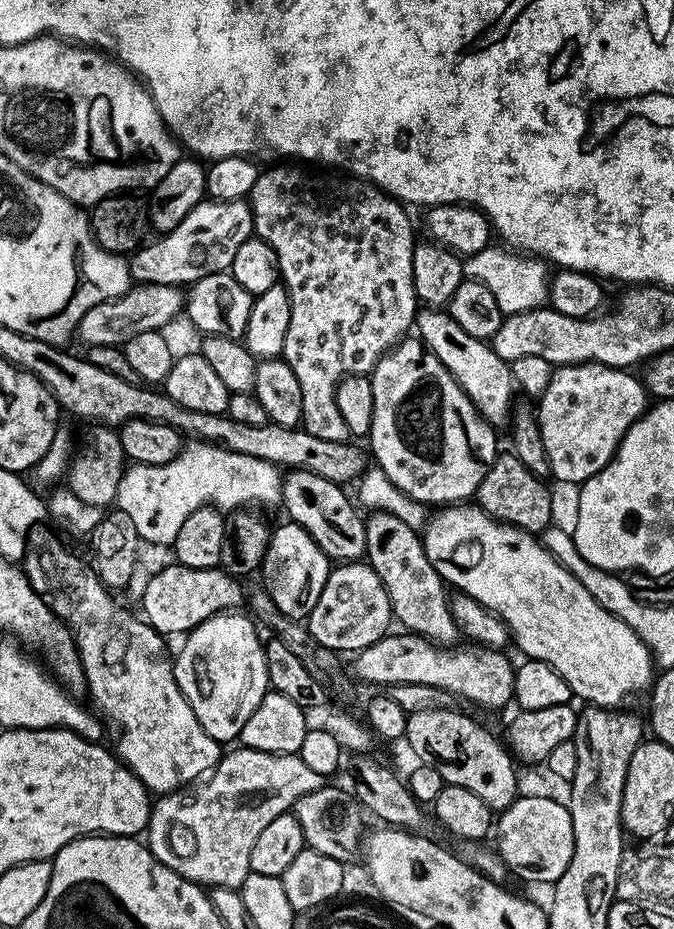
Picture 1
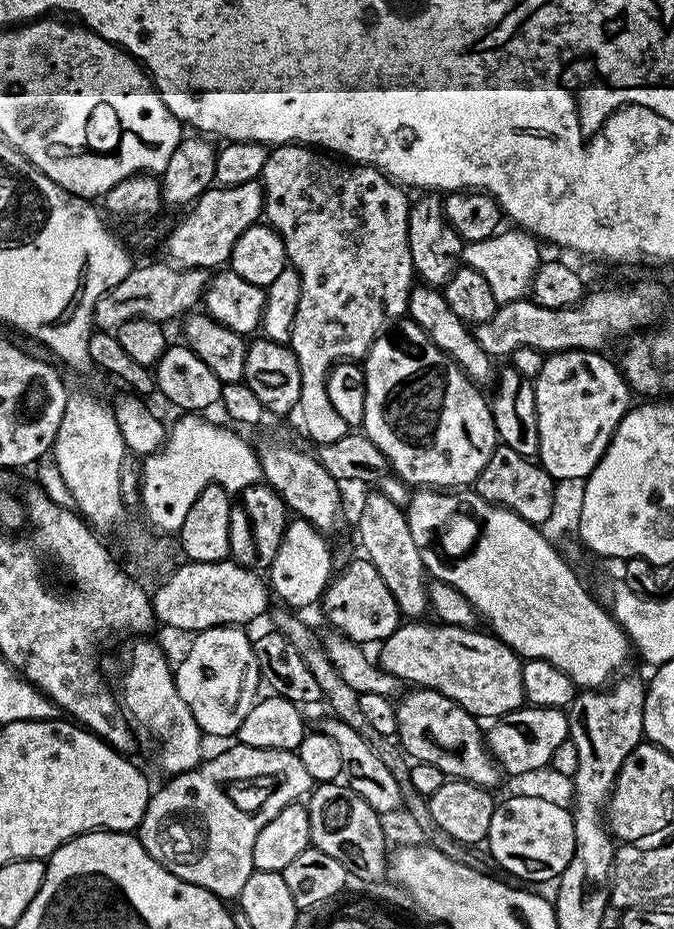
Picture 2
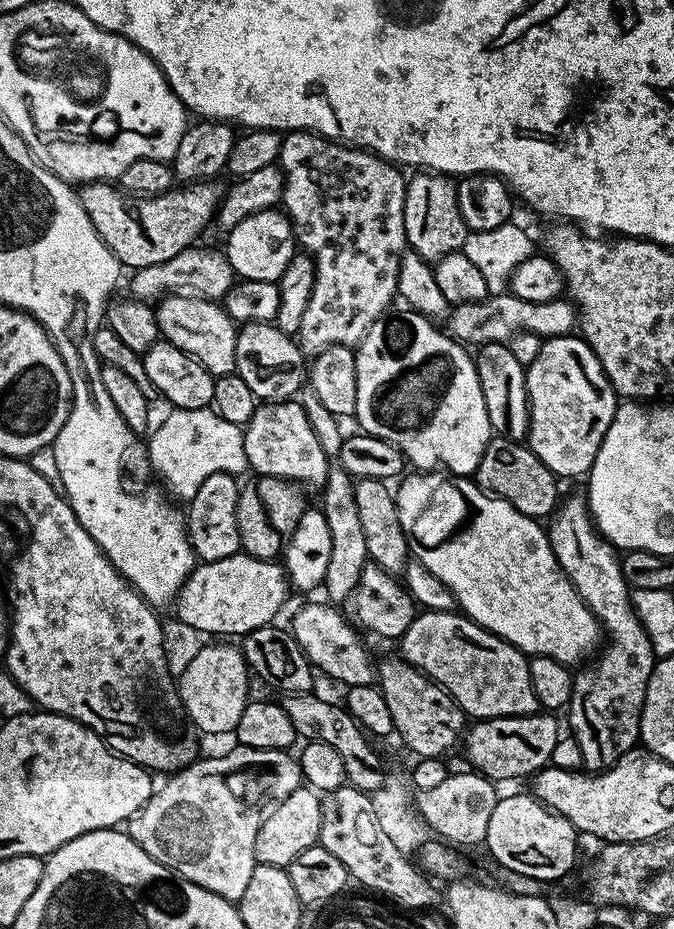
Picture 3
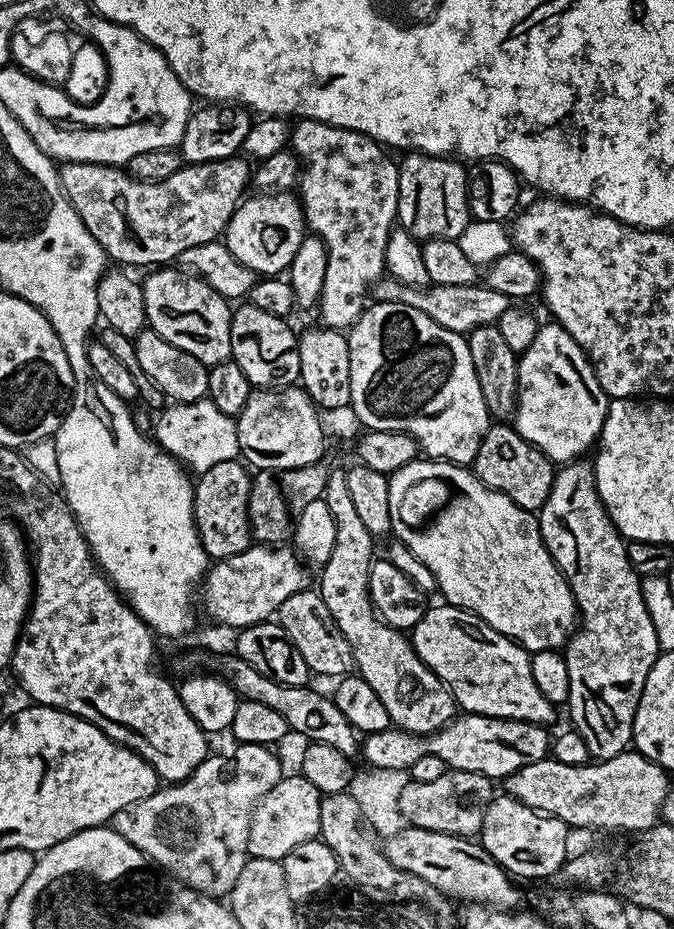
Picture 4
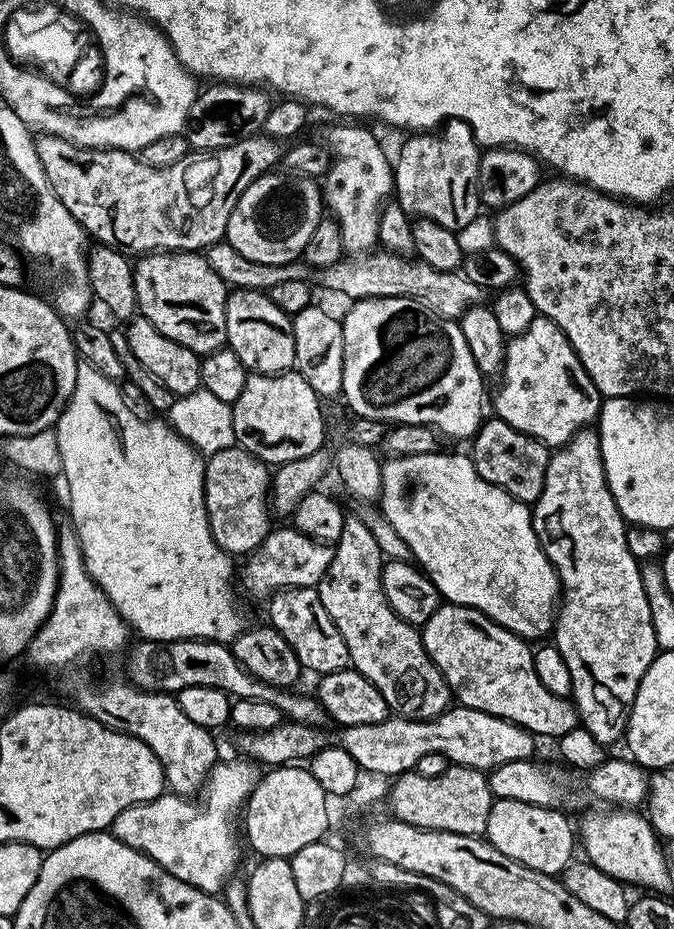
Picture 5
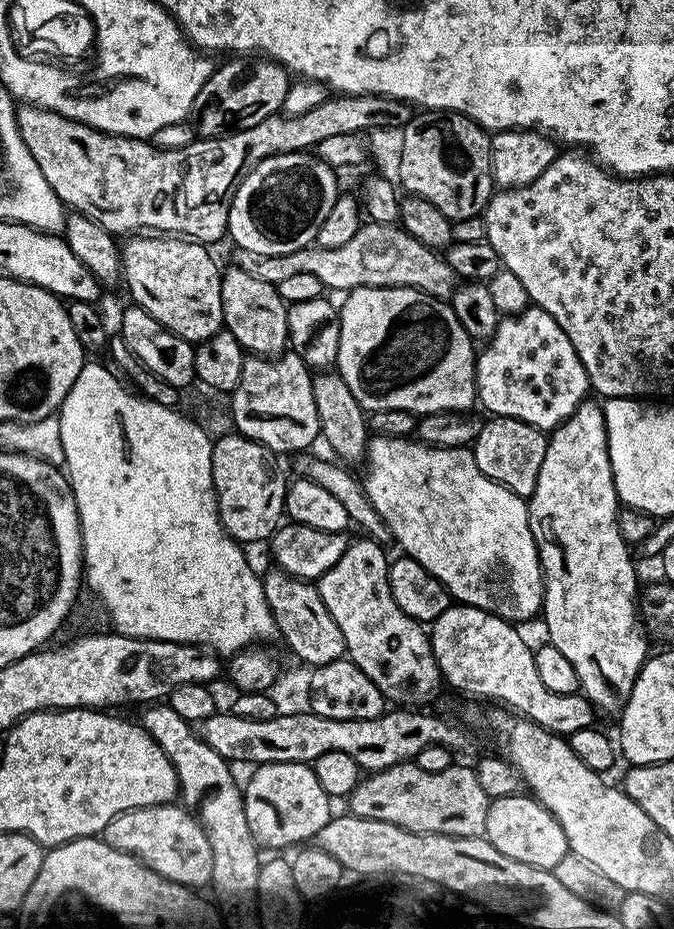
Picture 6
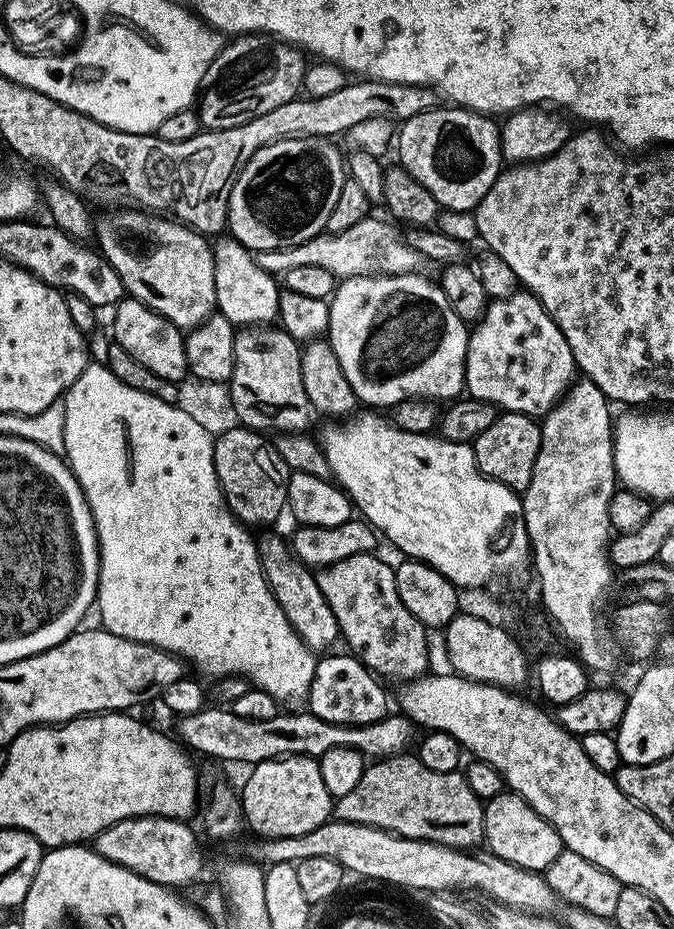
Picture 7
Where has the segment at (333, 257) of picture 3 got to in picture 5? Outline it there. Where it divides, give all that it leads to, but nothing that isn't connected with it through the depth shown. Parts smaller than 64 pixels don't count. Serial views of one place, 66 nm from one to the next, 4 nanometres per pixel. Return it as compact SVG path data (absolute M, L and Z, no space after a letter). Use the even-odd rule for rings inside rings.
M336 122L324 132L322 144L330 153L328 171L322 176L324 207L342 234L348 254L367 254L377 247L379 218L394 192L393 161L384 153L380 140L360 122Z

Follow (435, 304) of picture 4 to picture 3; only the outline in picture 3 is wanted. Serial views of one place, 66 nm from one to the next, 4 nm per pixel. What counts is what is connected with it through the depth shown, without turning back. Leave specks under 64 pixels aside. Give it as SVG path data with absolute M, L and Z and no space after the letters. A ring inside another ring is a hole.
M490 294L486 299L478 302L455 305L446 320L447 331L468 346L502 344L520 332L532 332L541 338L567 336L577 327L577 324L578 313L567 299L526 302L511 294Z

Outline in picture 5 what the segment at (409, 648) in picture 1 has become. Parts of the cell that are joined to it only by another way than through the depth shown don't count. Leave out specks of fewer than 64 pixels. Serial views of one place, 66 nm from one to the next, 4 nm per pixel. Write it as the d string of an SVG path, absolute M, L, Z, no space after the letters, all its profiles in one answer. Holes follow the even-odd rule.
M441 603L434 614L424 625L420 637L424 643L426 654L438 666L442 678L448 684L448 691L456 696L465 708L482 710L486 714L494 714L503 720L514 722L522 726L527 732L536 738L552 736L559 738L562 734L570 734L578 726L576 705L567 696L550 694L542 682L538 682L538 674L534 670L533 649L529 641L522 636L515 636L510 630L506 630L498 622L494 622L486 614L482 614L473 608L464 608L460 604Z

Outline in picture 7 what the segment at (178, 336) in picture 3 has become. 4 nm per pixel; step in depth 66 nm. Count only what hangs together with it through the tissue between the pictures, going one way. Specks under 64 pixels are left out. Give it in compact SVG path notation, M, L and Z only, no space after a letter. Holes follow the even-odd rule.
M124 206L121 212L97 215L94 225L99 251L114 266L131 299L150 306L181 330L198 327L217 311L213 245L209 237L175 218L132 206Z

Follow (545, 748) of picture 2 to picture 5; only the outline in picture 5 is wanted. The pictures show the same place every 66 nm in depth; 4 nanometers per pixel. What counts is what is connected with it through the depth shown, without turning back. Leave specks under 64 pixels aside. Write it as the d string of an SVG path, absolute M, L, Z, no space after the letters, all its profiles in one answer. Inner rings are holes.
M449 706L433 720L389 718L370 726L341 727L339 732L339 747L344 748L350 758L354 758L360 770L372 770L389 778L413 771L426 754L442 754L452 766L491 770L504 762L533 759L536 743L532 733L522 726L494 714L463 706Z

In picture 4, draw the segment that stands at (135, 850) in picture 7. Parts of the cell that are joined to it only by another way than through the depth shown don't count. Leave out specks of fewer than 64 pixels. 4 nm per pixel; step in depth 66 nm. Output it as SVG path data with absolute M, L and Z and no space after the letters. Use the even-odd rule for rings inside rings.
M236 744L234 750L236 750L236 753L233 754L232 761L229 764L224 764L223 758L216 756L216 754L209 755L208 759L202 762L202 766L198 766L198 770L194 770L194 774L190 774L178 784L157 787L154 794L118 810L118 814L114 814L110 821L111 827L115 828L118 834L122 834L122 838L126 838L126 842L130 842L135 848L142 850L142 854L146 854L152 863L158 864L161 868L171 872L173 876L177 876L182 883L189 884L194 890L205 892L207 896L217 898L227 897L231 893L232 887L238 882L238 874L242 874L242 866L246 866L246 862L250 859L248 854L248 831L252 825L252 812L256 809L260 799L271 788L278 786L278 782L282 778L280 760L272 753L275 751L271 747L262 744Z

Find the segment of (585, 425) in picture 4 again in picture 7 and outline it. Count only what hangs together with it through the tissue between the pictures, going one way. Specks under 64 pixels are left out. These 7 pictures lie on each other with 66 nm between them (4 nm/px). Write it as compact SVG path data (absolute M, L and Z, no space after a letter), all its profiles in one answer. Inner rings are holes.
M527 290L493 299L469 331L464 387L471 399L490 402L498 410L543 418L572 387L577 372L562 330Z

